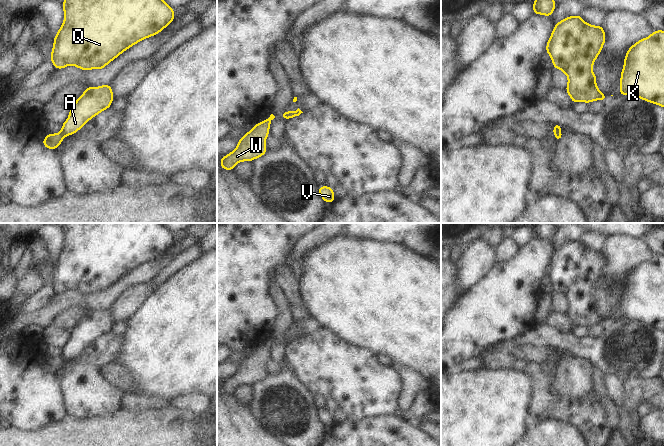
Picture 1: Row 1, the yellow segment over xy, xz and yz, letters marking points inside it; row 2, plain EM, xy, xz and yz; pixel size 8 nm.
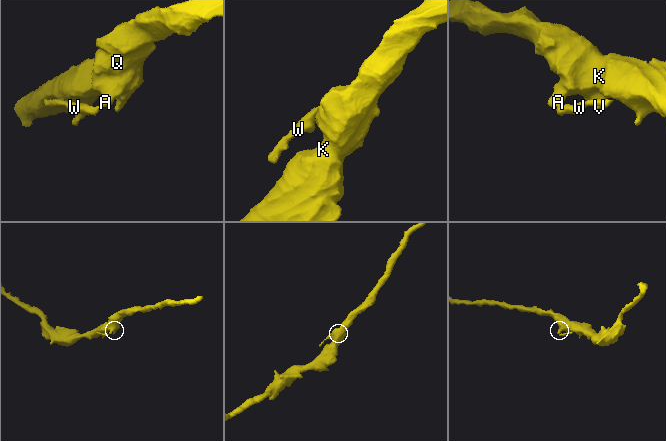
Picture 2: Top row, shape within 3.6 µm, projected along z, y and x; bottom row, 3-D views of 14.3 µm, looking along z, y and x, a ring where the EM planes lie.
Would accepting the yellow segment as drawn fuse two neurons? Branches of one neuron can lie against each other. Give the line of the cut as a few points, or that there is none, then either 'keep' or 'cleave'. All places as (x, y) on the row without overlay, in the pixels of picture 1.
cut in xy along (61, 356), (64, 359); cleave

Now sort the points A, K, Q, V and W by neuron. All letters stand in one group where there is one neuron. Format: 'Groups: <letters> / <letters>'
Groups: A K Q V / W

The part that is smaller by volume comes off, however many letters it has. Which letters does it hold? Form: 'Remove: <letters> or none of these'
Remove: W

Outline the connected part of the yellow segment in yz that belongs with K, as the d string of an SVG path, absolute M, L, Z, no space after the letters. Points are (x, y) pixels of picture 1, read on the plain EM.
M656 254L628 273L620 301L620 320L634 320L665 332L665 255Z

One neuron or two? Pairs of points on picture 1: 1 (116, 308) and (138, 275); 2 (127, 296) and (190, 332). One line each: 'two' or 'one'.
1: two
2: two

